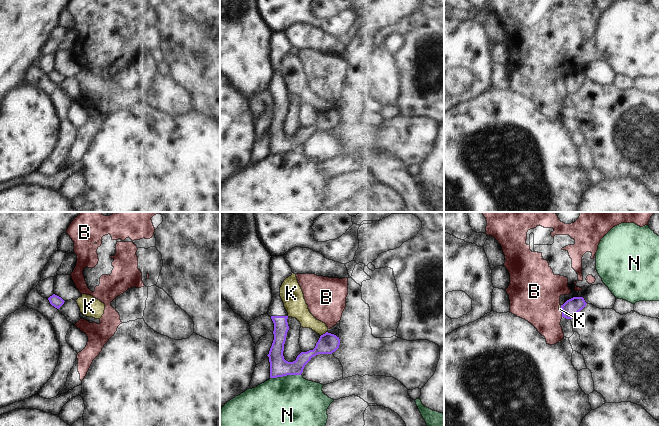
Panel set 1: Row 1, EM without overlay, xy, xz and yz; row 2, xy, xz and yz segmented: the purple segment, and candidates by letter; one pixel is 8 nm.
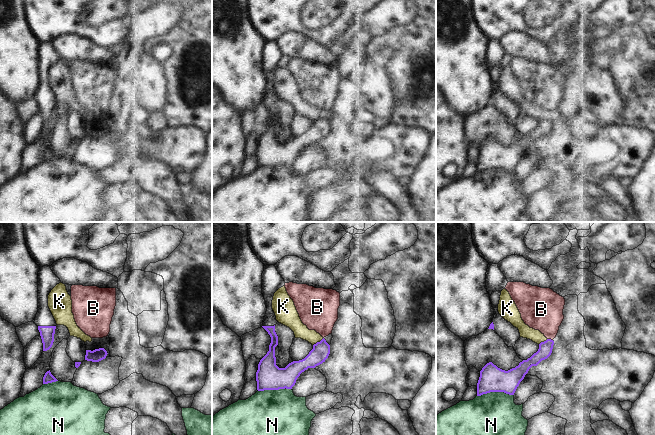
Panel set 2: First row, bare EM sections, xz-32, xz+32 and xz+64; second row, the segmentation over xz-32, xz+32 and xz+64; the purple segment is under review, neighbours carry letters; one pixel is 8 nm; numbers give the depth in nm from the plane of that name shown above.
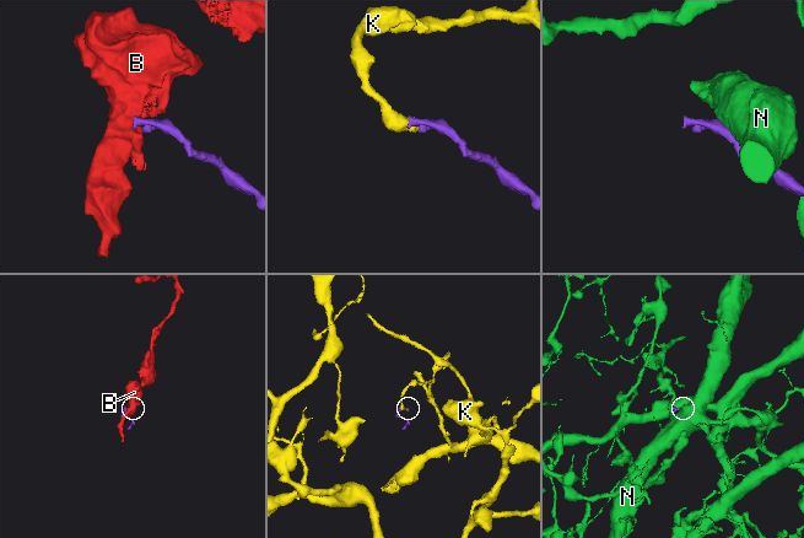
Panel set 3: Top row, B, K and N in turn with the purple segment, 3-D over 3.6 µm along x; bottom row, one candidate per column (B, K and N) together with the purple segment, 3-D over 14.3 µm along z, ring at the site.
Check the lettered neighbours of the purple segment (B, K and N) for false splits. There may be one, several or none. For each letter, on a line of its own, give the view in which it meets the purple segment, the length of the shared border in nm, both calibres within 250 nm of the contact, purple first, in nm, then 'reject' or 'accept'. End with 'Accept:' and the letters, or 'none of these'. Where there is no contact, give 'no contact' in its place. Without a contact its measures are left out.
B: yz | 50 nm | 140/380 nm | reject
K: xz | 70 nm | 160/130 nm | reject
N: xz | 260 nm | 160/400 nm | reject
Accept: none of these

